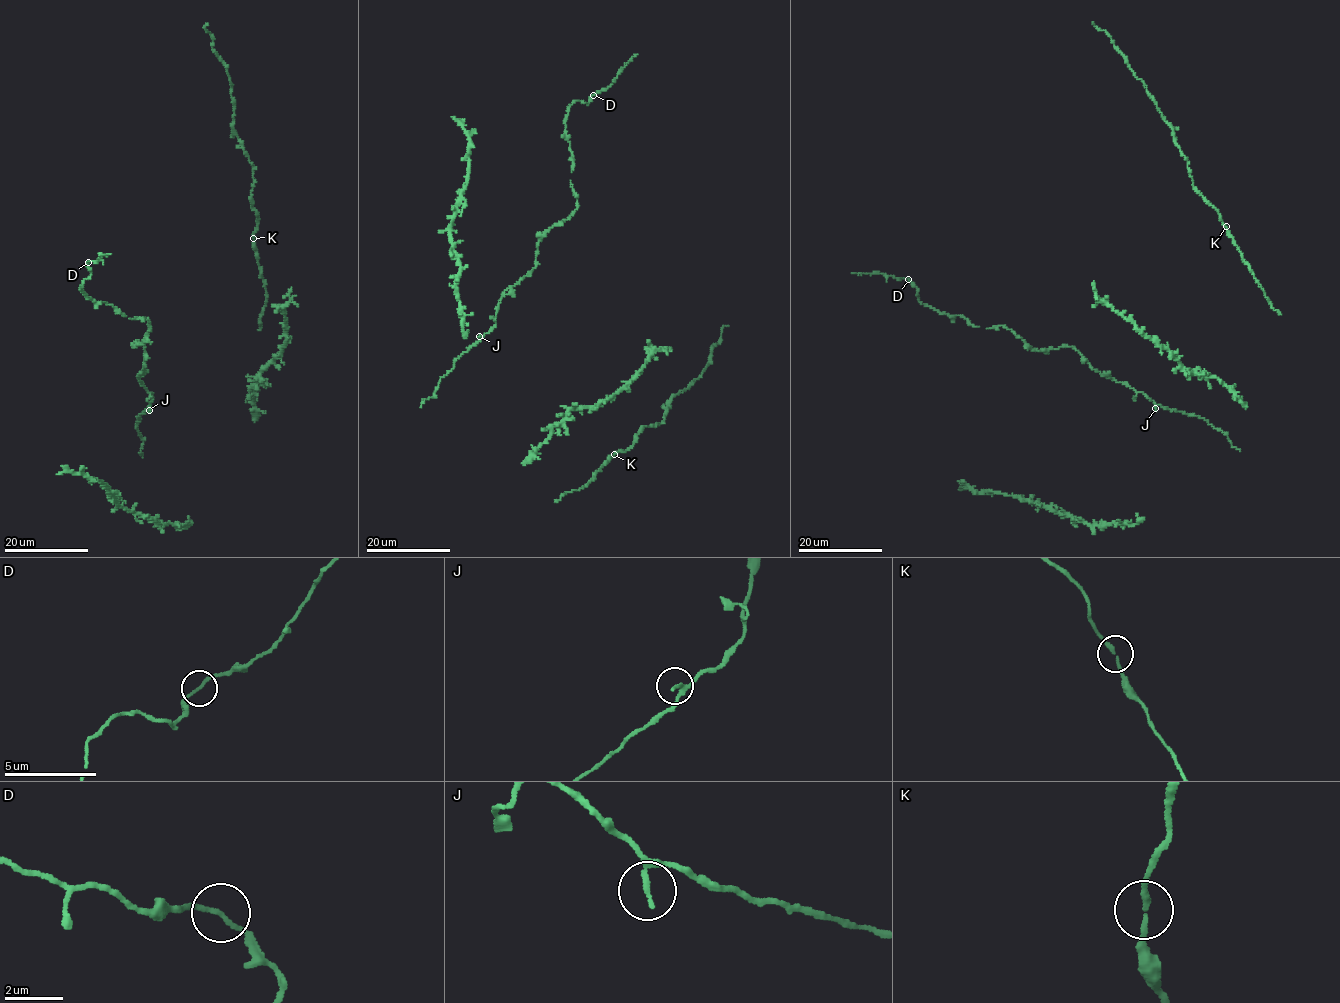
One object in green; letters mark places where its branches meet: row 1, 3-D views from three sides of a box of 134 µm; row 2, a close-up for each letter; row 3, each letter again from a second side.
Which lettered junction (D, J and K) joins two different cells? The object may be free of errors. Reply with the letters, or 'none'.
none

